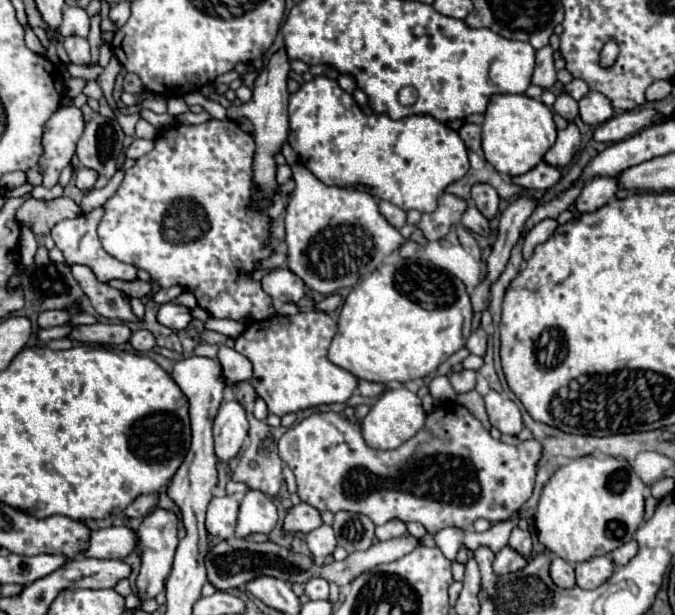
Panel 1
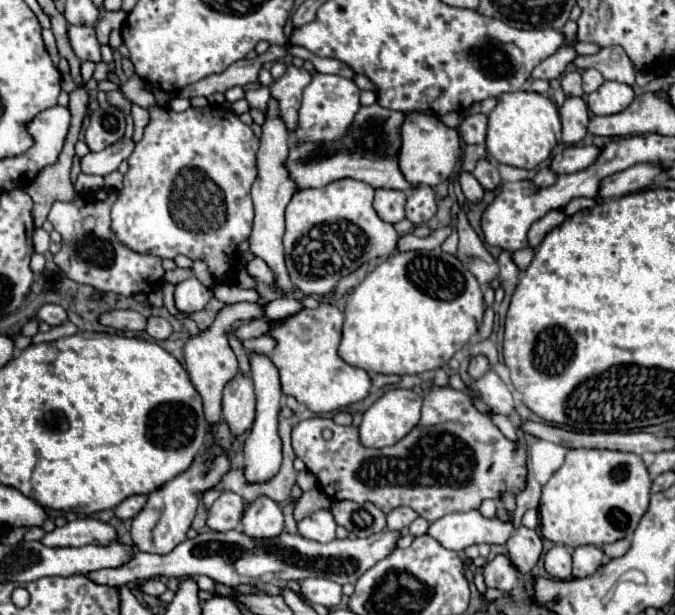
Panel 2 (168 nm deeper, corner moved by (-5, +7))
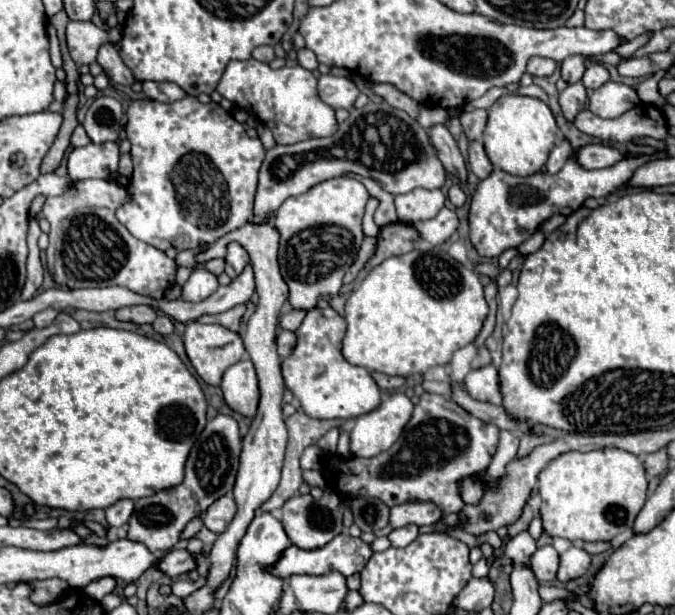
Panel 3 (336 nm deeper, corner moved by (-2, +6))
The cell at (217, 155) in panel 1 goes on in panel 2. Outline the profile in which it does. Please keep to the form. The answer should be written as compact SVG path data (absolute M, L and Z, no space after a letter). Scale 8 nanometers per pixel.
M209 106L209 108L189 108L185 112L173 112L173 110L165 110L165 108L151 108L149 114L151 114L151 122L145 128L143 140L137 142L137 146L135 146L131 158L129 158L129 172L125 174L123 188L117 192L117 200L111 208L111 230L117 236L117 240L133 252L151 254L151 256L157 256L161 260L167 260L167 258L173 260L175 256L185 254L191 260L203 260L209 266L209 272L211 272L213 278L217 278L219 282L227 282L229 276L235 272L235 266L239 262L237 246L241 242L249 240L251 228L253 228L255 214L253 214L253 202L251 194L249 194L249 188L252 187L257 177L256 153L259 149L259 138L253 134L253 130L247 124L243 124L239 120L237 114L233 114L231 110L225 110L225 108L217 108L217 106L215 106L215 112Z

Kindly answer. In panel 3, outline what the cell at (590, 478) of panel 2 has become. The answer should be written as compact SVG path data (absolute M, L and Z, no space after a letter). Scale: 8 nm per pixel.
M598 449L598 451L568 451L552 459L538 475L538 489L542 497L542 523L544 531L552 537L580 539L580 541L612 541L616 535L632 529L632 523L646 501L646 471L634 453L622 449Z

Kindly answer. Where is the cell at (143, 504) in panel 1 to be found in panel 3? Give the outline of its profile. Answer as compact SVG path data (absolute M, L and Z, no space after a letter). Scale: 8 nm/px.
M122 499L122 501L118 501L118 503L114 503L112 507L106 509L106 521L112 527L120 527L120 525L128 523L132 511L134 511L134 501Z

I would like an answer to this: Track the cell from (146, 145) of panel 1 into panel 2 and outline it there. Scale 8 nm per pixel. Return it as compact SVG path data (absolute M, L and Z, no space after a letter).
M123 138L111 146L107 146L107 150L101 152L89 152L81 166L85 174L99 174L99 176L107 176L109 172L117 170L121 160L127 160L131 156L135 148L135 142L131 138Z

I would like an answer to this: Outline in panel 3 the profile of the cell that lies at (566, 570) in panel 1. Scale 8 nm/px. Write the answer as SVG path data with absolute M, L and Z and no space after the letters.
M552 545L546 547L538 547L532 555L530 555L530 569L536 577L538 583L550 583L556 579L556 571L558 571L558 553Z

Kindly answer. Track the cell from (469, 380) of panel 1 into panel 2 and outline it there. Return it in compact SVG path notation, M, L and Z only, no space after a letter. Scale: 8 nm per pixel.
M473 356L469 364L469 376L471 380L479 380L485 372L489 372L489 360L485 356Z

